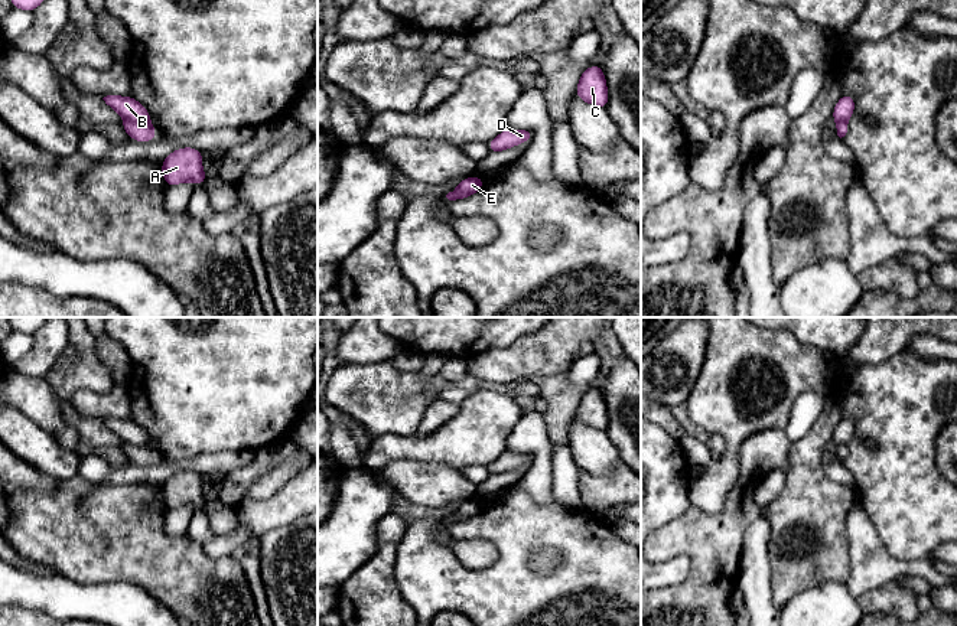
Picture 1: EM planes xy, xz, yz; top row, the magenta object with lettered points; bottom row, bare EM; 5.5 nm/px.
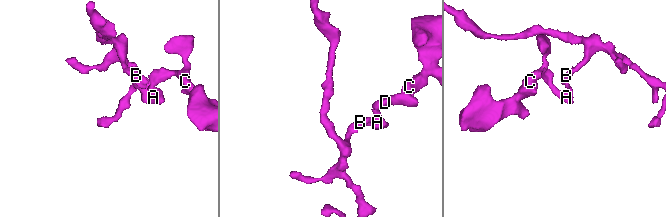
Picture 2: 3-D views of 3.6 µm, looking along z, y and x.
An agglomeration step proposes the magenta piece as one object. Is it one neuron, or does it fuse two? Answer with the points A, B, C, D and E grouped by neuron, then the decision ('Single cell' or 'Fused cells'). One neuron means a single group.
Groups: A C D / B E. Fused cells

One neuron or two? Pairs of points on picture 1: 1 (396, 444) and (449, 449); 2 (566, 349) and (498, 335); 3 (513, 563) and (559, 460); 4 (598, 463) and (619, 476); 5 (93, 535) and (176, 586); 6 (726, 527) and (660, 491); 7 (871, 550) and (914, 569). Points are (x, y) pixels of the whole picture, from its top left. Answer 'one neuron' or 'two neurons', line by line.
1: one neuron
2: two neurons
3: two neurons
4: two neurons
5: one neuron
6: two neurons
7: one neuron

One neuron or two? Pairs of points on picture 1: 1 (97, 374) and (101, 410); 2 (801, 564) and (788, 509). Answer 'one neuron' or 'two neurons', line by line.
1: two neurons
2: one neuron

